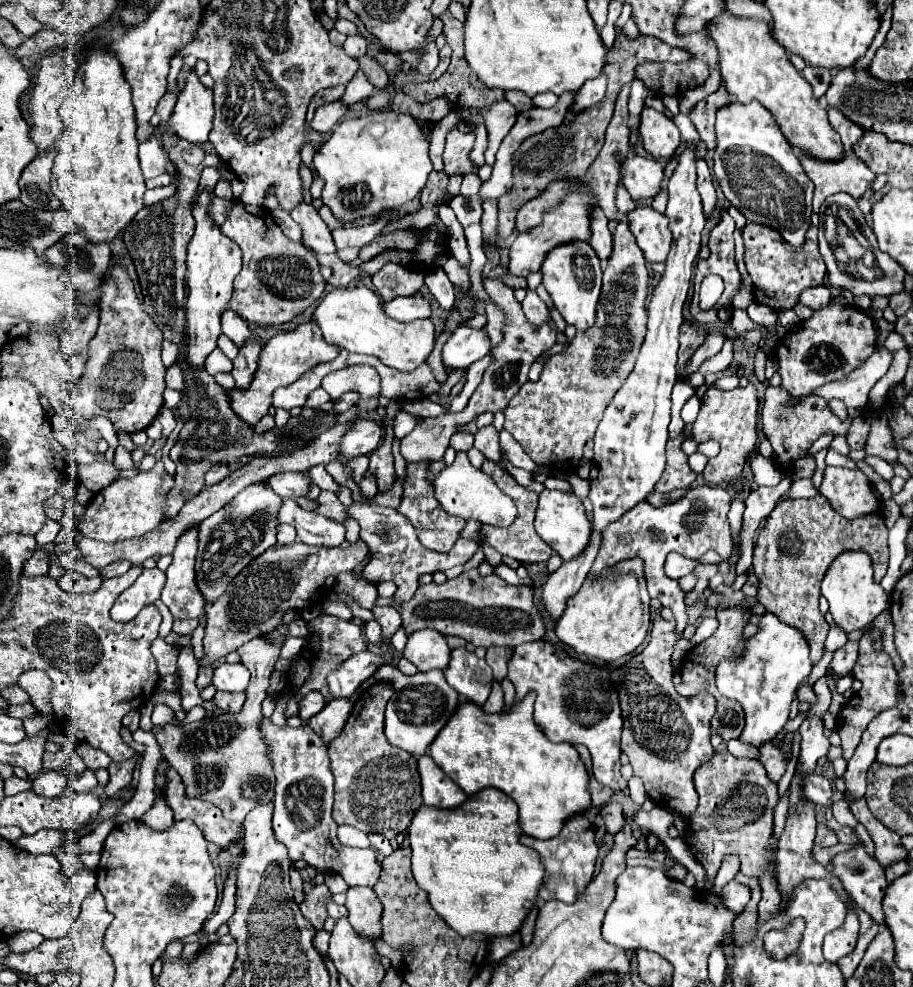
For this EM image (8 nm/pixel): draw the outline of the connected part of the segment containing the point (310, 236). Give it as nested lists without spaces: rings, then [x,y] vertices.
[[[301,201],[299,205],[295,205],[295,209],[291,211],[291,217],[303,229],[303,245],[313,249],[315,253],[335,253],[331,231],[311,203]]]

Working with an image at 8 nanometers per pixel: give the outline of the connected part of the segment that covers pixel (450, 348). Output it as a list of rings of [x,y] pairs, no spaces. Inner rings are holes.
[[[459,327],[443,345],[441,357],[445,367],[469,367],[479,357],[487,355],[487,335],[481,329]]]

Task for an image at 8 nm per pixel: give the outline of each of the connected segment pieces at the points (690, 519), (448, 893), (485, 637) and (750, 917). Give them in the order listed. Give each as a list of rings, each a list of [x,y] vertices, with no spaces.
[[[709,485],[693,487],[687,491],[687,497],[663,507],[653,507],[649,501],[641,501],[639,505],[635,505],[635,509],[627,511],[615,523],[609,523],[607,529],[601,533],[601,547],[587,577],[597,581],[601,571],[615,567],[619,561],[641,557],[645,563],[645,579],[649,595],[657,597],[665,607],[677,609],[675,611],[677,633],[679,639],[683,639],[683,629],[687,627],[687,613],[683,611],[687,593],[679,587],[677,581],[671,581],[665,575],[663,561],[671,551],[677,551],[685,557],[701,557],[705,555],[705,551],[715,547],[715,541],[731,541],[727,521],[729,503],[731,497],[723,487],[709,487]]]
[[[487,787],[453,809],[421,805],[407,831],[413,851],[411,863],[415,881],[423,891],[427,891],[433,909],[445,917],[447,925],[457,933],[463,933],[463,937],[471,933],[511,935],[521,927],[529,909],[537,901],[537,889],[543,881],[543,865],[535,849],[519,843],[521,829],[517,823],[517,805],[509,795]]]
[[[477,569],[449,579],[443,585],[421,585],[407,605],[399,607],[389,599],[379,597],[377,605],[383,603],[389,603],[399,609],[407,633],[429,627],[437,629],[443,635],[459,635],[477,647],[517,647],[527,641],[537,641],[545,633],[543,619],[533,605],[531,587],[509,585],[497,575],[481,577]]]
[[[738,872],[734,879],[739,883],[746,884],[752,891],[751,900],[747,904],[747,907],[736,917],[733,924],[735,943],[738,948],[743,948],[756,934],[757,907],[761,900],[761,888],[758,878],[747,877],[741,872]]]

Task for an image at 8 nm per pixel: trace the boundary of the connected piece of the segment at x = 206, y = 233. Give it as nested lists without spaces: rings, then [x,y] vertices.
[[[201,191],[193,205],[193,217],[197,221],[195,235],[189,243],[187,251],[187,357],[185,363],[193,371],[201,371],[205,367],[205,357],[217,347],[217,337],[221,335],[221,315],[227,309],[233,293],[233,281],[241,271],[241,249],[221,233],[221,229],[213,223],[209,209],[215,199],[213,191]]]

